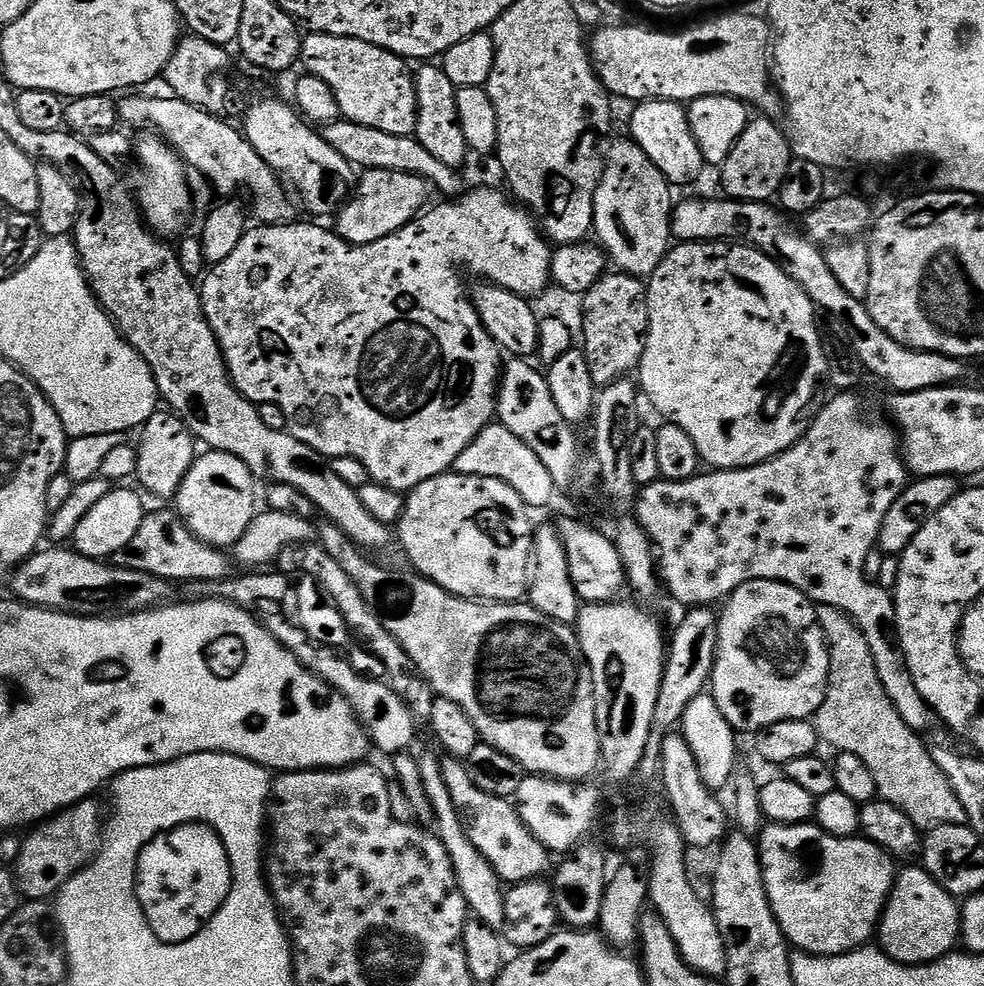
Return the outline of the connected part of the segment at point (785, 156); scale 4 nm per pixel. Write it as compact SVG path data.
M772 118L749 119L746 130L730 150L726 162L719 169L723 195L734 200L758 200L768 202L779 193L794 159L794 148L788 145L782 129Z

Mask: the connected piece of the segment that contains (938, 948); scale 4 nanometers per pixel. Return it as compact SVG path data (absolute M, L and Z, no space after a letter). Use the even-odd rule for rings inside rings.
M901 867L878 925L878 944L883 952L900 964L929 964L953 951L959 938L957 897L951 896L924 867Z

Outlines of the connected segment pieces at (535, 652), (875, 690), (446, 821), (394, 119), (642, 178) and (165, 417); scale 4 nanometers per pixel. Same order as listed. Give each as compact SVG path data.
M411 574L404 580L408 587L408 609L405 612L392 612L383 617L386 630L398 638L402 650L410 654L410 658L416 663L416 671L428 681L436 696L450 698L450 702L458 702L462 710L466 710L468 717L476 723L476 729L481 741L498 750L502 754L510 754L520 763L525 773L538 776L547 776L554 780L565 782L584 782L592 776L602 764L600 754L600 739L598 738L598 722L596 721L596 707L594 706L594 682L590 674L590 666L582 654L580 640L576 636L573 625L563 624L546 614L542 614L528 602L481 602L478 600L465 600L462 596L453 596L442 586L438 586L433 580L426 580L419 574Z
M819 605L816 609L816 617L820 623L820 629L824 632L824 641L828 643L828 657L830 658L830 666L828 667L828 689L824 691L824 701L818 709L814 717L814 723L820 732L820 739L825 745L833 744L836 752L845 752L846 754L855 754L859 760L864 763L870 770L870 774L874 774L874 782L876 783L876 794L879 799L890 802L894 806L898 806L898 810L902 810L902 814L906 814L918 825L935 826L937 824L968 824L968 815L962 806L962 802L958 802L958 798L954 794L954 786L950 786L950 782L946 778L946 774L942 774L942 770L938 766L938 762L934 762L929 745L924 745L925 741L914 730L910 730L910 726L906 726L906 722L902 722L902 714L898 714L898 710L894 710L894 702L890 702L886 690L882 690L882 681L878 679L878 669L874 667L874 654L870 654L870 646L866 642L866 638L862 634L862 630L854 623L849 616L842 610L838 610L834 606Z
M421 755L419 763L422 785L425 787L426 796L430 800L430 806L433 807L435 816L434 831L442 844L446 846L450 860L454 862L454 874L458 878L458 886L462 890L462 898L466 898L468 903L469 913L486 926L497 930L503 929L505 885L502 883L500 875L494 870L494 866L490 866L490 862L486 862L482 850L478 850L478 846L474 846L474 842L470 842L468 829L460 821L460 815L454 806L454 798L450 796L450 789L446 786L441 757Z
M312 32L303 37L300 60L307 75L322 78L322 82L334 90L343 119L374 130L386 130L386 134L410 136L415 133L416 82L404 57L358 38Z
M616 140L609 146L608 152L606 148L604 171L594 194L592 226L595 239L619 271L647 278L662 262L673 239L674 199L671 191L673 189L662 170L646 158L646 150L642 150L635 140Z
M158 410L155 412L144 423L139 436L140 444L135 445L138 454L135 479L140 480L141 486L139 485L139 487L145 493L148 491L152 496L175 497L177 490L182 486L182 478L186 478L190 466L196 461L198 455L196 437L189 430L186 421L171 410Z

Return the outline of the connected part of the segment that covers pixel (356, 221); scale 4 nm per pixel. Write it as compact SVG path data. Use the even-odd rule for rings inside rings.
M369 168L359 177L354 195L335 217L334 231L348 244L378 242L390 234L402 231L410 221L421 215L422 209L429 203L428 192L430 185L420 176L406 174L402 170Z

